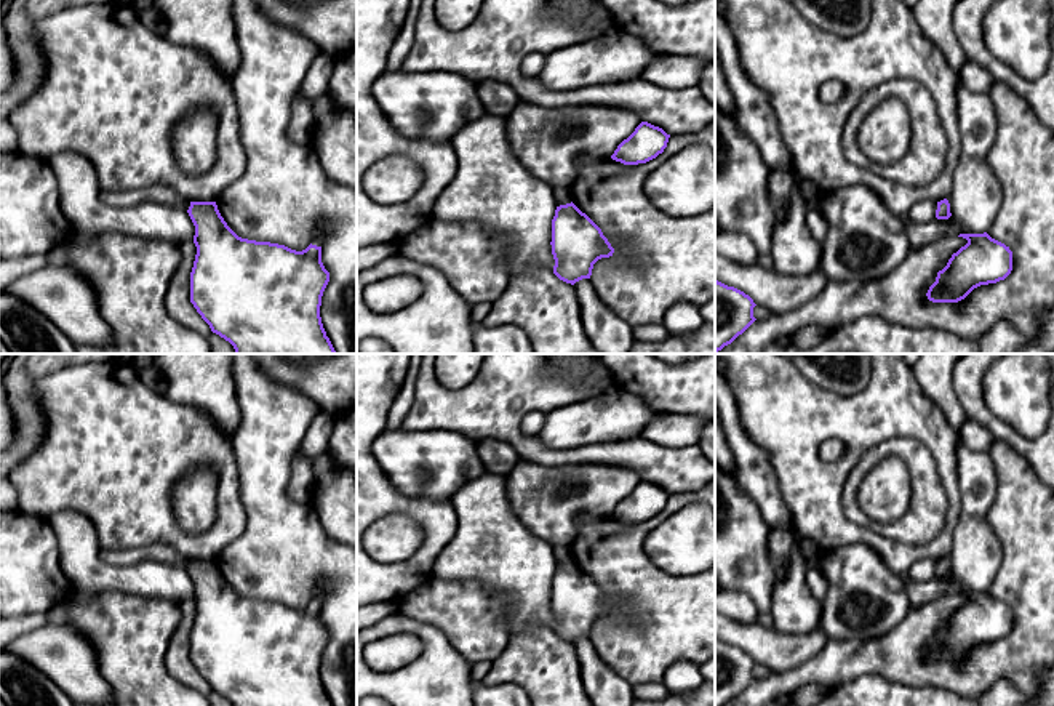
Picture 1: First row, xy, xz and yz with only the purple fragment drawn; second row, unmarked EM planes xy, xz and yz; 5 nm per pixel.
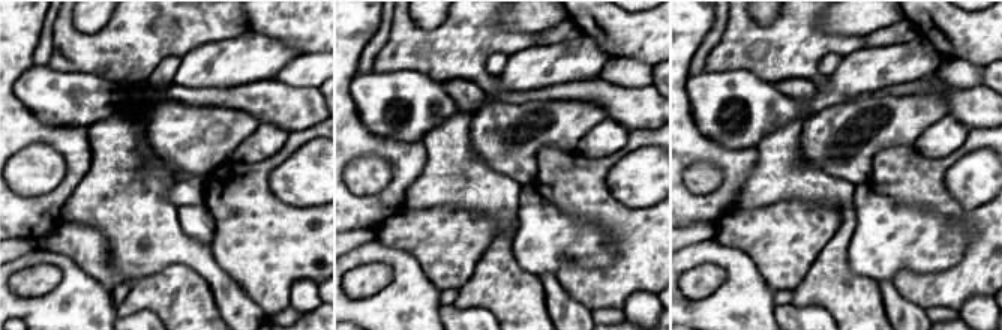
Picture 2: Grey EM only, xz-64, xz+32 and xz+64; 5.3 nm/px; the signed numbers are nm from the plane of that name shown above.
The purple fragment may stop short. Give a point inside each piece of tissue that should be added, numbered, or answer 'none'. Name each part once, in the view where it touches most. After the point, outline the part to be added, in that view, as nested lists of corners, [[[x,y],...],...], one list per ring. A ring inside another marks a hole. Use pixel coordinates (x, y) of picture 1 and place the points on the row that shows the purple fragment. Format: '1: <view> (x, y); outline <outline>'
none

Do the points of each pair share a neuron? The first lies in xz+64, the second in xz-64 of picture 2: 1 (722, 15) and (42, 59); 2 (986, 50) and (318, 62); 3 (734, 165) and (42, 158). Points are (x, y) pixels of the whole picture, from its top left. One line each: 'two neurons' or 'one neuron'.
1: one neuron
2: two neurons
3: two neurons

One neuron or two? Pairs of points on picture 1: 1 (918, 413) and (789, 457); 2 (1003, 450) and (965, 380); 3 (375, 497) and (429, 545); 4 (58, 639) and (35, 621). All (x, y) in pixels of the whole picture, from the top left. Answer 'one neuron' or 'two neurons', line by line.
1: one neuron
2: two neurons
3: one neuron
4: two neurons

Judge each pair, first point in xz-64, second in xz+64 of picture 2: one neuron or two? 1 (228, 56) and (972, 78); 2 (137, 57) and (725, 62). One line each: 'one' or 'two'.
1: two
2: one

